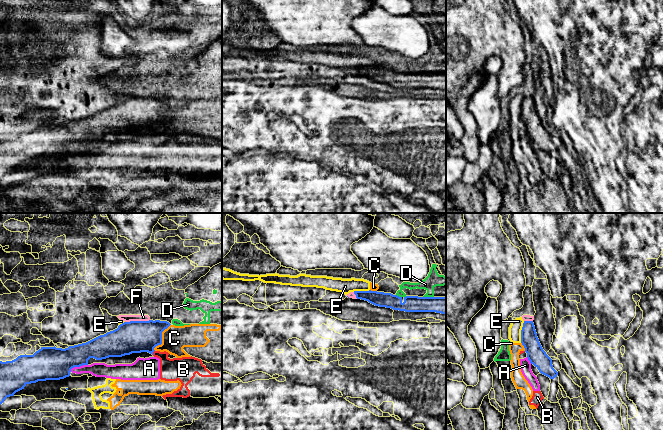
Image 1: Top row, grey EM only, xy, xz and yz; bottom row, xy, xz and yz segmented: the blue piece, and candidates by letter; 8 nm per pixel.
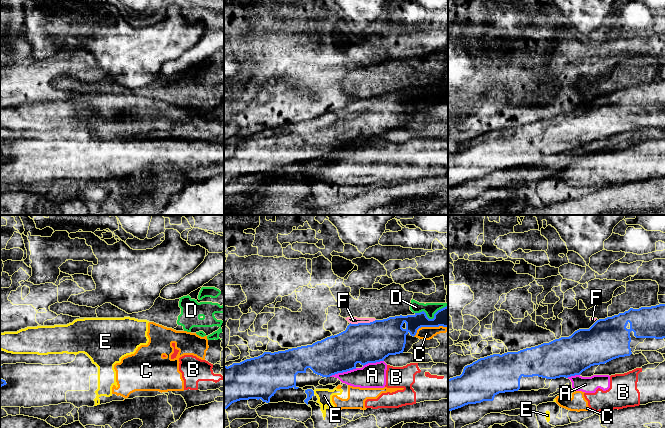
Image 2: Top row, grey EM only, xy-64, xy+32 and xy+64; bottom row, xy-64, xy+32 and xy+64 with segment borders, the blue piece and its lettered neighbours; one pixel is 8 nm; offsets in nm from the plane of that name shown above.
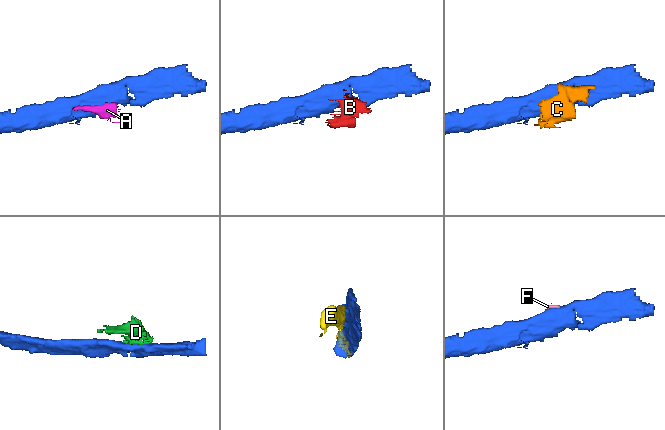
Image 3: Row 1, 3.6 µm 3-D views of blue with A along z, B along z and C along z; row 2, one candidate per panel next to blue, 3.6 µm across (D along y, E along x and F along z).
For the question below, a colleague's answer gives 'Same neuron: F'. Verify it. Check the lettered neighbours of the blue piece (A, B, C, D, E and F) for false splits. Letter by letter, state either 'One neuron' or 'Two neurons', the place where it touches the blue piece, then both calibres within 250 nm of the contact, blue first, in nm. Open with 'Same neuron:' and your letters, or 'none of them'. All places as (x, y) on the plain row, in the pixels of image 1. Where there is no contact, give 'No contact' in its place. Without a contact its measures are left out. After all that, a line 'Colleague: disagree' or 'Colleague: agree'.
Same neuron: none of them
A: Two neurons. Touches blue at xy (78, 142). Thickness 280 nm (blue) against 110 nm
B: Two neurons. Touches blue at xy (153, 127). Thickness 260 nm (blue) against 180 nm
C: Two neurons. Touches blue at xy (161, 114). Thickness 260 nm (blue) against 200 nm
D: Two neurons. Touches blue at xz (428, 73). Thickness 140 nm (blue) against 120 nm
E: Two neurons. Touches blue at yz (521, 108). Thickness 150 nm (blue) against 100 nm
F: Two neurons. Touches blue at xy (137, 97). Thickness 260 nm (blue) against 60 nm
Colleague: disagree

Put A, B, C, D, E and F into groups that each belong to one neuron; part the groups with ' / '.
A B C / D F / E

